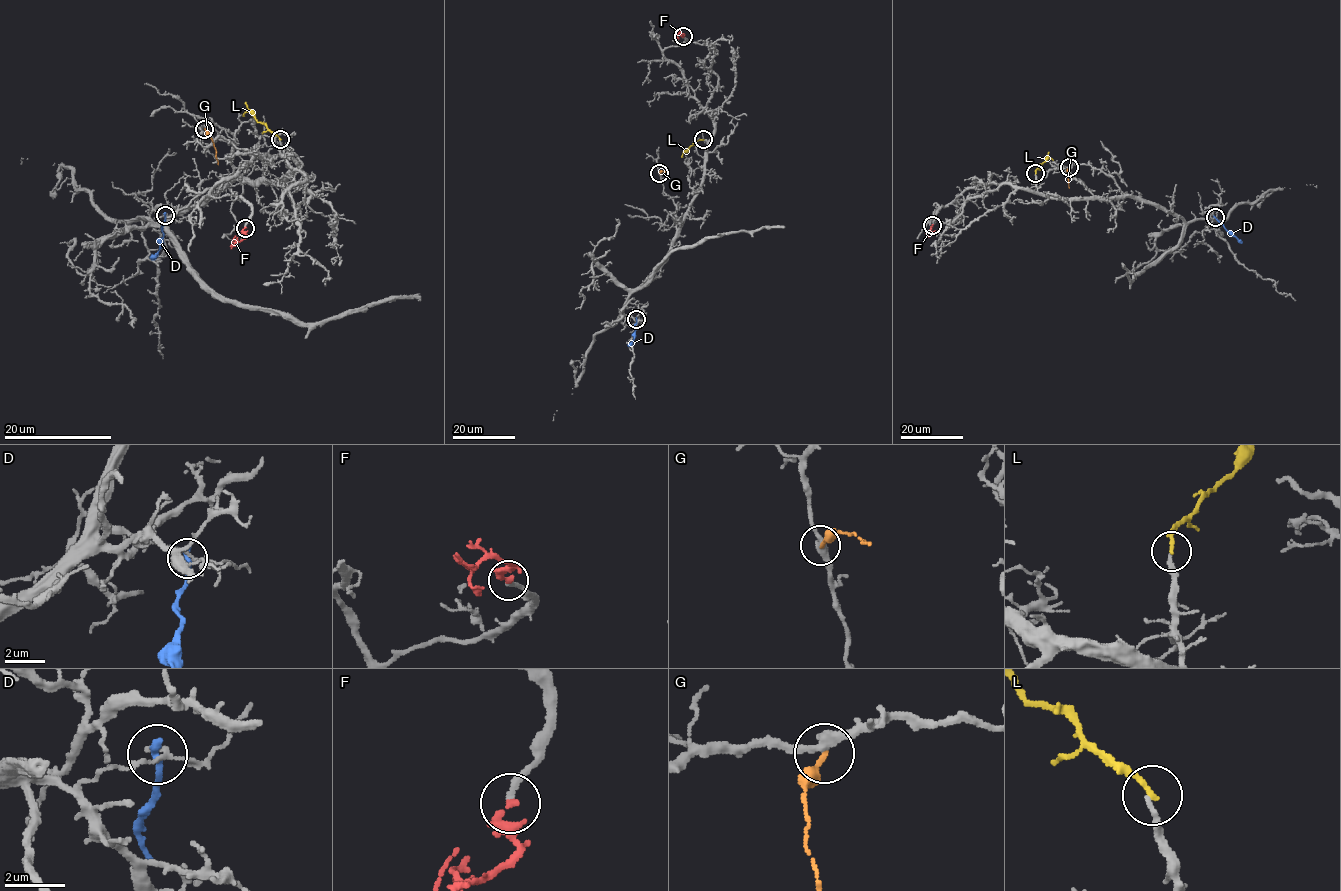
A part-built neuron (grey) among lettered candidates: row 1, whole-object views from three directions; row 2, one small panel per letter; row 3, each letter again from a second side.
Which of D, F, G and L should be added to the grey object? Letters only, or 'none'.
F

